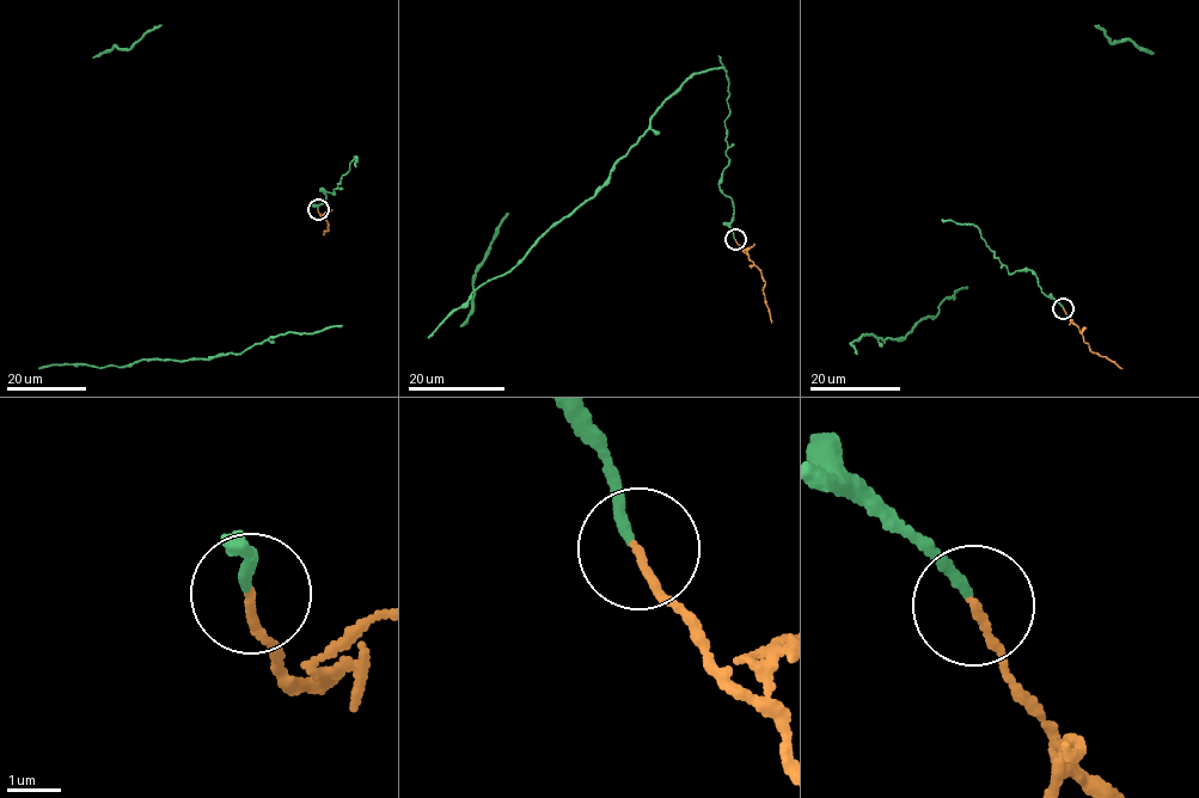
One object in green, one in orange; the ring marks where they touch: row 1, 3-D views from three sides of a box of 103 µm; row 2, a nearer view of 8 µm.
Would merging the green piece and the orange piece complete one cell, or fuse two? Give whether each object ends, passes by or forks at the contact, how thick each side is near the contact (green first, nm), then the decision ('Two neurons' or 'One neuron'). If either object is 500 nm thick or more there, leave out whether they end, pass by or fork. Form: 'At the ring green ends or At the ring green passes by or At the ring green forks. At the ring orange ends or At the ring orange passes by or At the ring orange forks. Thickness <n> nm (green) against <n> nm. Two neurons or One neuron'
At the ring green ends. At the ring orange ends. Thickness 180 nm (green) against 150 nm. Two neurons

